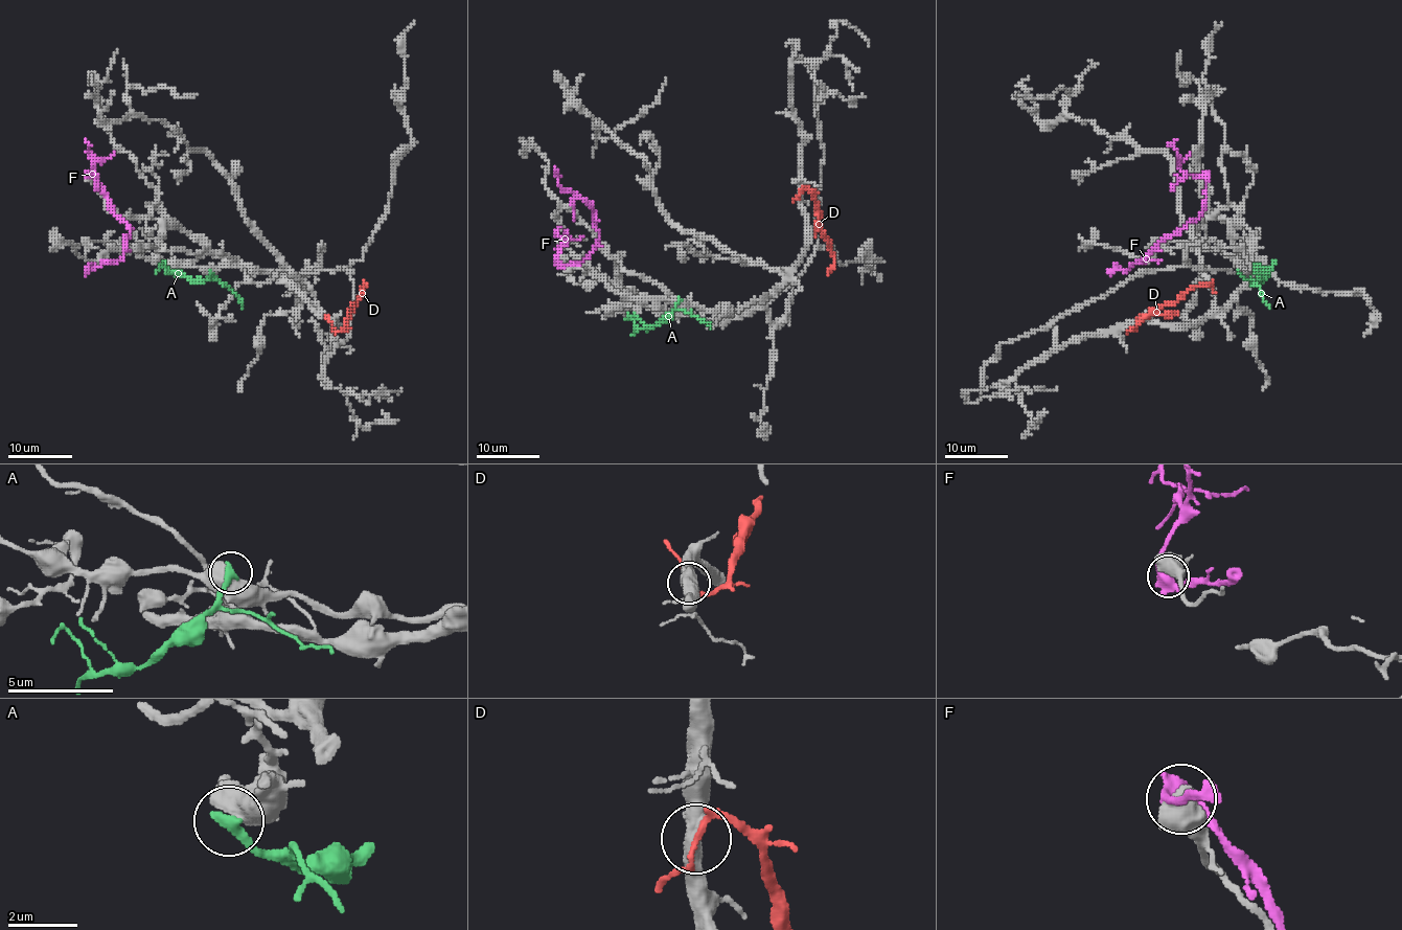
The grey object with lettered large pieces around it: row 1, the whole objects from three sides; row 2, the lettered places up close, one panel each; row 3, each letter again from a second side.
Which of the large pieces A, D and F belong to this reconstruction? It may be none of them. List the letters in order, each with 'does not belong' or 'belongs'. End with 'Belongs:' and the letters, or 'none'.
A: does not belong
D: does not belong
F: does not belong
Belongs: none

